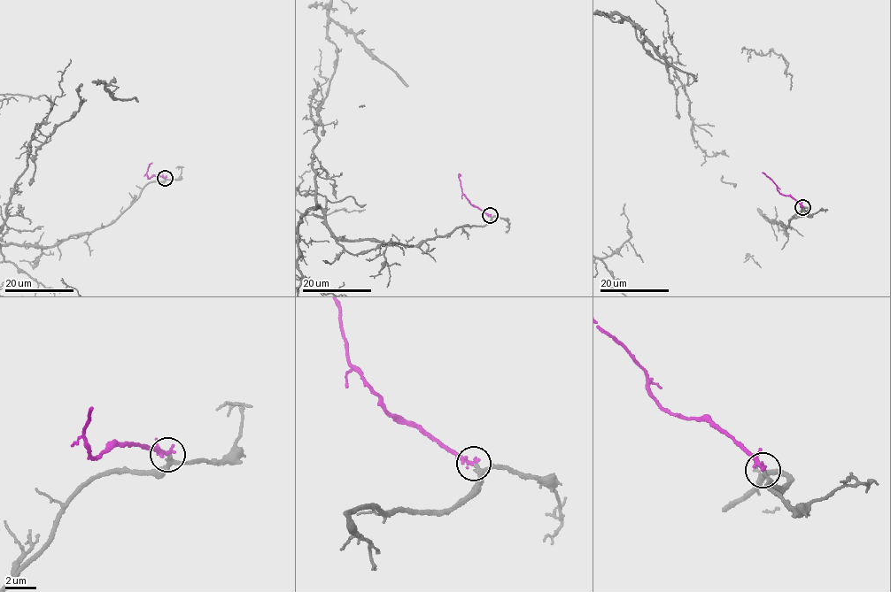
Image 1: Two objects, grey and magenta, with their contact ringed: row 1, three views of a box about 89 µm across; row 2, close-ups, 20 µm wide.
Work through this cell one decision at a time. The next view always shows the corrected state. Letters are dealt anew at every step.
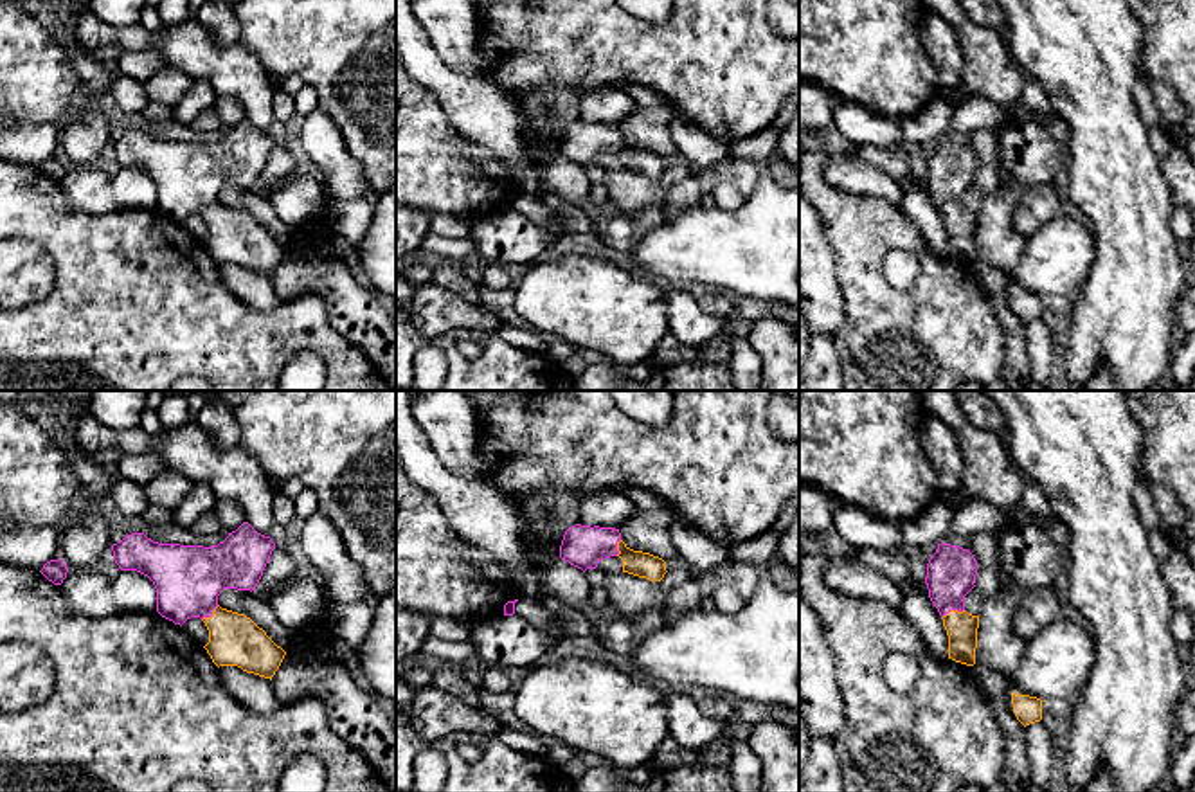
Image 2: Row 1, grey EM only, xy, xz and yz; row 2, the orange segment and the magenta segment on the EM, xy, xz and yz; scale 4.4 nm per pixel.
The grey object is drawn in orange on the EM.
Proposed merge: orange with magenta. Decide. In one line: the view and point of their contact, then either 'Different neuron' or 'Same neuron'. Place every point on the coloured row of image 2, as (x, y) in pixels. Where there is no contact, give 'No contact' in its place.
Touches orange at yz (952, 611). Same neuron

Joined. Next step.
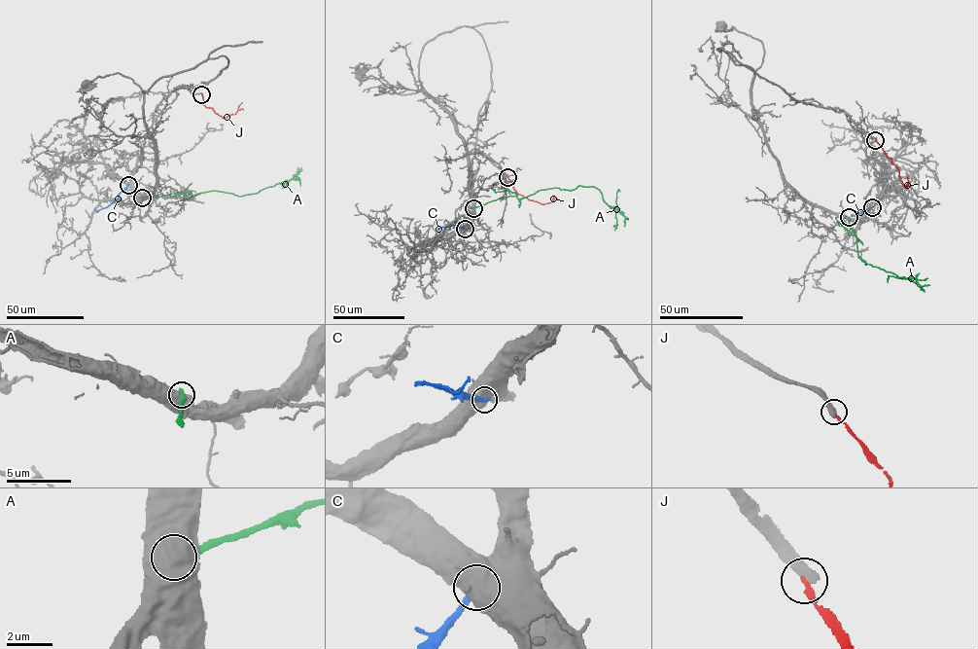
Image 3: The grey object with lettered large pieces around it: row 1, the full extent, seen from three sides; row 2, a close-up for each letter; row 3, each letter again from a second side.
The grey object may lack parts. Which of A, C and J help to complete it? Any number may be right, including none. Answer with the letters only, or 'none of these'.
none of these

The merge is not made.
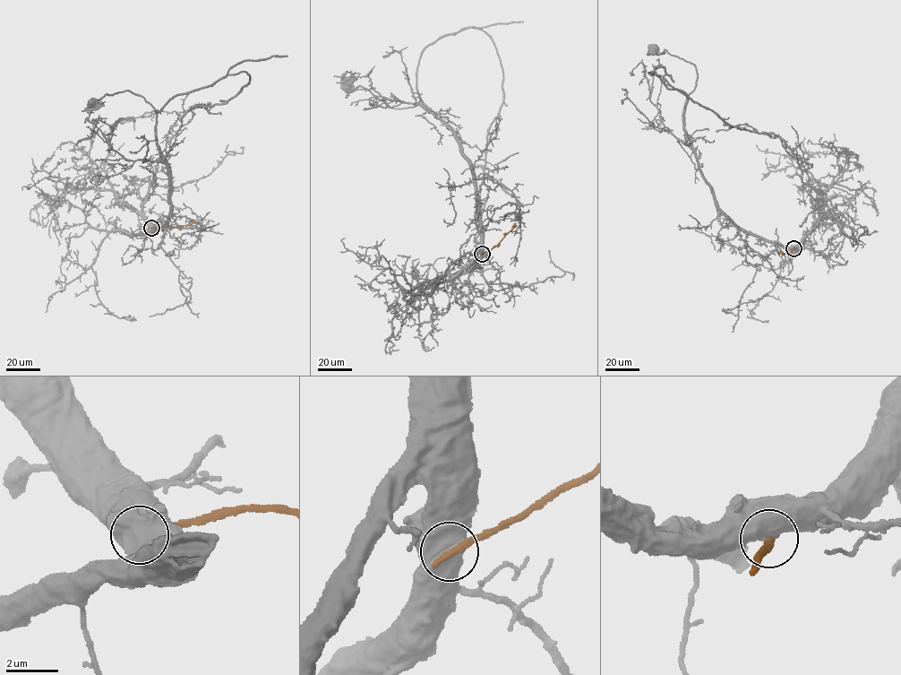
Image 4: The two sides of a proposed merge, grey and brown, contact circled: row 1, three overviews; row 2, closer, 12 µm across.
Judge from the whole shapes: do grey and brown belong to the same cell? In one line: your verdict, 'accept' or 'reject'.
reject

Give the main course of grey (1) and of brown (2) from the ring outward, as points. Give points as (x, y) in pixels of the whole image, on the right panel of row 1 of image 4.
1: (793, 248), (742, 229), (719, 208), (684, 128), (695, 66), (653, 49)
2: (793, 248), (789, 254), (780, 254)

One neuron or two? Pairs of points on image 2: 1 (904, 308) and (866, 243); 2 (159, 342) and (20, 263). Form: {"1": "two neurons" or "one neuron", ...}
{"1": "one neuron", "2": "two neurons"}

